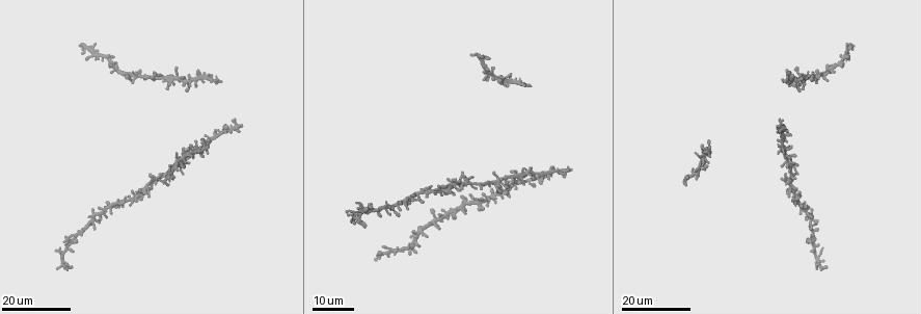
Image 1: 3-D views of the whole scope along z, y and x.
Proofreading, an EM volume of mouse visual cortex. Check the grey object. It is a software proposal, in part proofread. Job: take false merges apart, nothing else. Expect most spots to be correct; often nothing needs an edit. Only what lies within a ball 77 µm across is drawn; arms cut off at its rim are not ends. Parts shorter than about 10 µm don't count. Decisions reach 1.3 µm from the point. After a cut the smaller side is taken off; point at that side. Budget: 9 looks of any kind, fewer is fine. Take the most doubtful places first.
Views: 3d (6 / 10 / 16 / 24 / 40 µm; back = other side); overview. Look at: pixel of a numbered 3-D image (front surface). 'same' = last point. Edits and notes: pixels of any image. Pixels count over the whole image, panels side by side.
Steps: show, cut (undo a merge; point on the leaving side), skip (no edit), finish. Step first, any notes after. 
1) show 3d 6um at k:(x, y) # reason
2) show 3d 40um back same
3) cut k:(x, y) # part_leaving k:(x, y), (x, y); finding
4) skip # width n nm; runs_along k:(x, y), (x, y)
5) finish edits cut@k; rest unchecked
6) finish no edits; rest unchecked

show 3d 24um at 1:(779, 141) # four-way junction

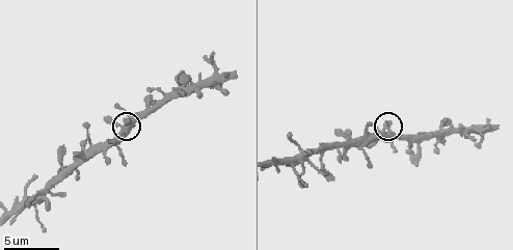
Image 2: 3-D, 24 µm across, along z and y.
show 3d 10um at 2:(389, 129) # zoom in

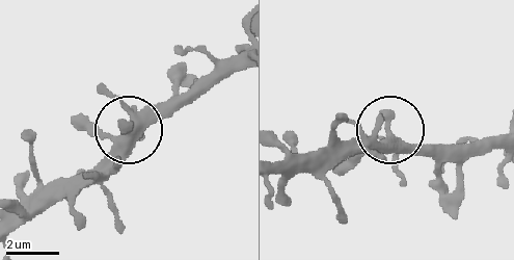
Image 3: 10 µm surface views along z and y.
show 3d 10um back at 3:(390, 134)

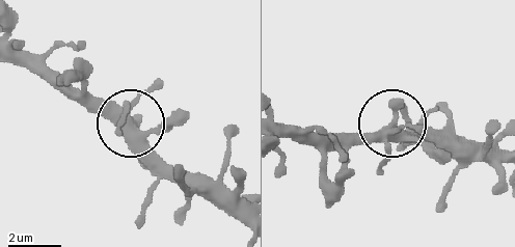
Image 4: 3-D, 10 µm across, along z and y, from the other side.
skip # arms 4; all the same neuron

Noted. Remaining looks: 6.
show 3d 16um at 1:(520, 182) # calibre changes

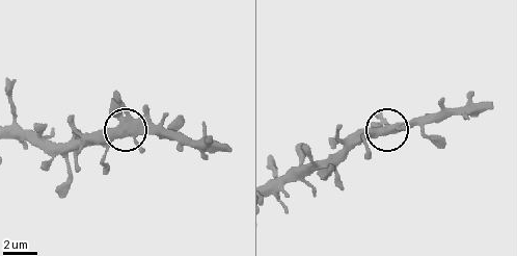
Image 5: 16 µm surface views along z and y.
show 3d 6um at 5:(378, 131)

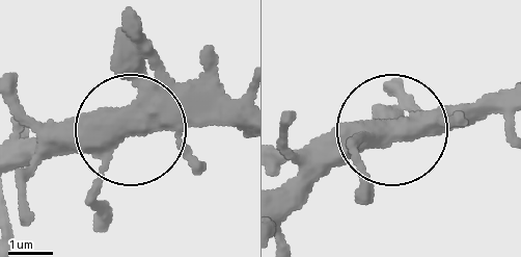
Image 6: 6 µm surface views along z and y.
skip # continuous, no second neuron

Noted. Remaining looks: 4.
show 3d 6um at 2:(434, 133) # a fork

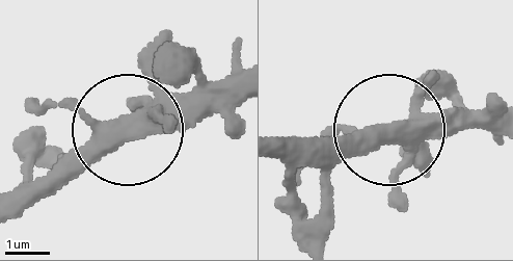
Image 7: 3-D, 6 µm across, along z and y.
skip # side_arm 74 um; runs_along 7:(130, 122), (22, 215); one neuron here

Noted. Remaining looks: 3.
show 3d 16um at 1:(453, 186) # sudden change in width

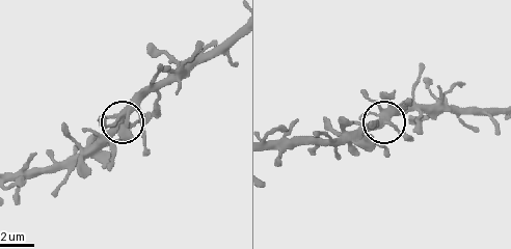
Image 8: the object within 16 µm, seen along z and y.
show 3d 10um at 8:(381, 117)

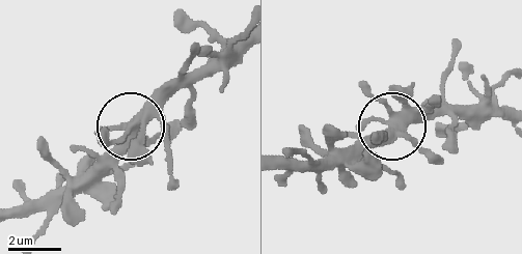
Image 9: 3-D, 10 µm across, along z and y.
skip # width 400 nm; continuous, no second neuron

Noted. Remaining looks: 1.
finish no edits; rest unchecked

